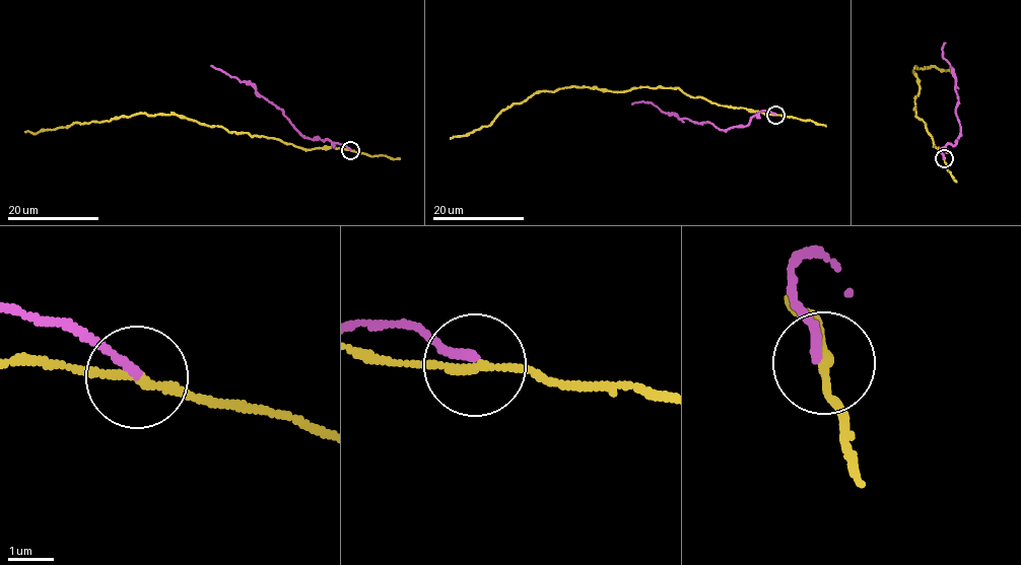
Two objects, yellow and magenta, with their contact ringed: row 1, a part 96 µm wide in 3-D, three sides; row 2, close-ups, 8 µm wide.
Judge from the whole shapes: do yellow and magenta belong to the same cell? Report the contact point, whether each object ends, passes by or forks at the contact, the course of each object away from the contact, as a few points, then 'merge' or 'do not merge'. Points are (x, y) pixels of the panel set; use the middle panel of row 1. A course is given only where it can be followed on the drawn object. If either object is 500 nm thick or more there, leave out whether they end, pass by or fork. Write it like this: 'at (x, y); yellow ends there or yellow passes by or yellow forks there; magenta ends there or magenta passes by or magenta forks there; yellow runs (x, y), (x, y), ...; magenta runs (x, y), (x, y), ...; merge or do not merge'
at (775, 115); yellow passes by; magenta ends there; yellow runs (774, 115), (711, 103), (677, 87), (618, 91), (569, 86), (536, 91), (507, 106), (487, 126), (451, 139); magenta runs (774, 114), (759, 111), (747, 125), (725, 130), (708, 122), (694, 122), (662, 113), (652, 102), (631, 104); do not merge

